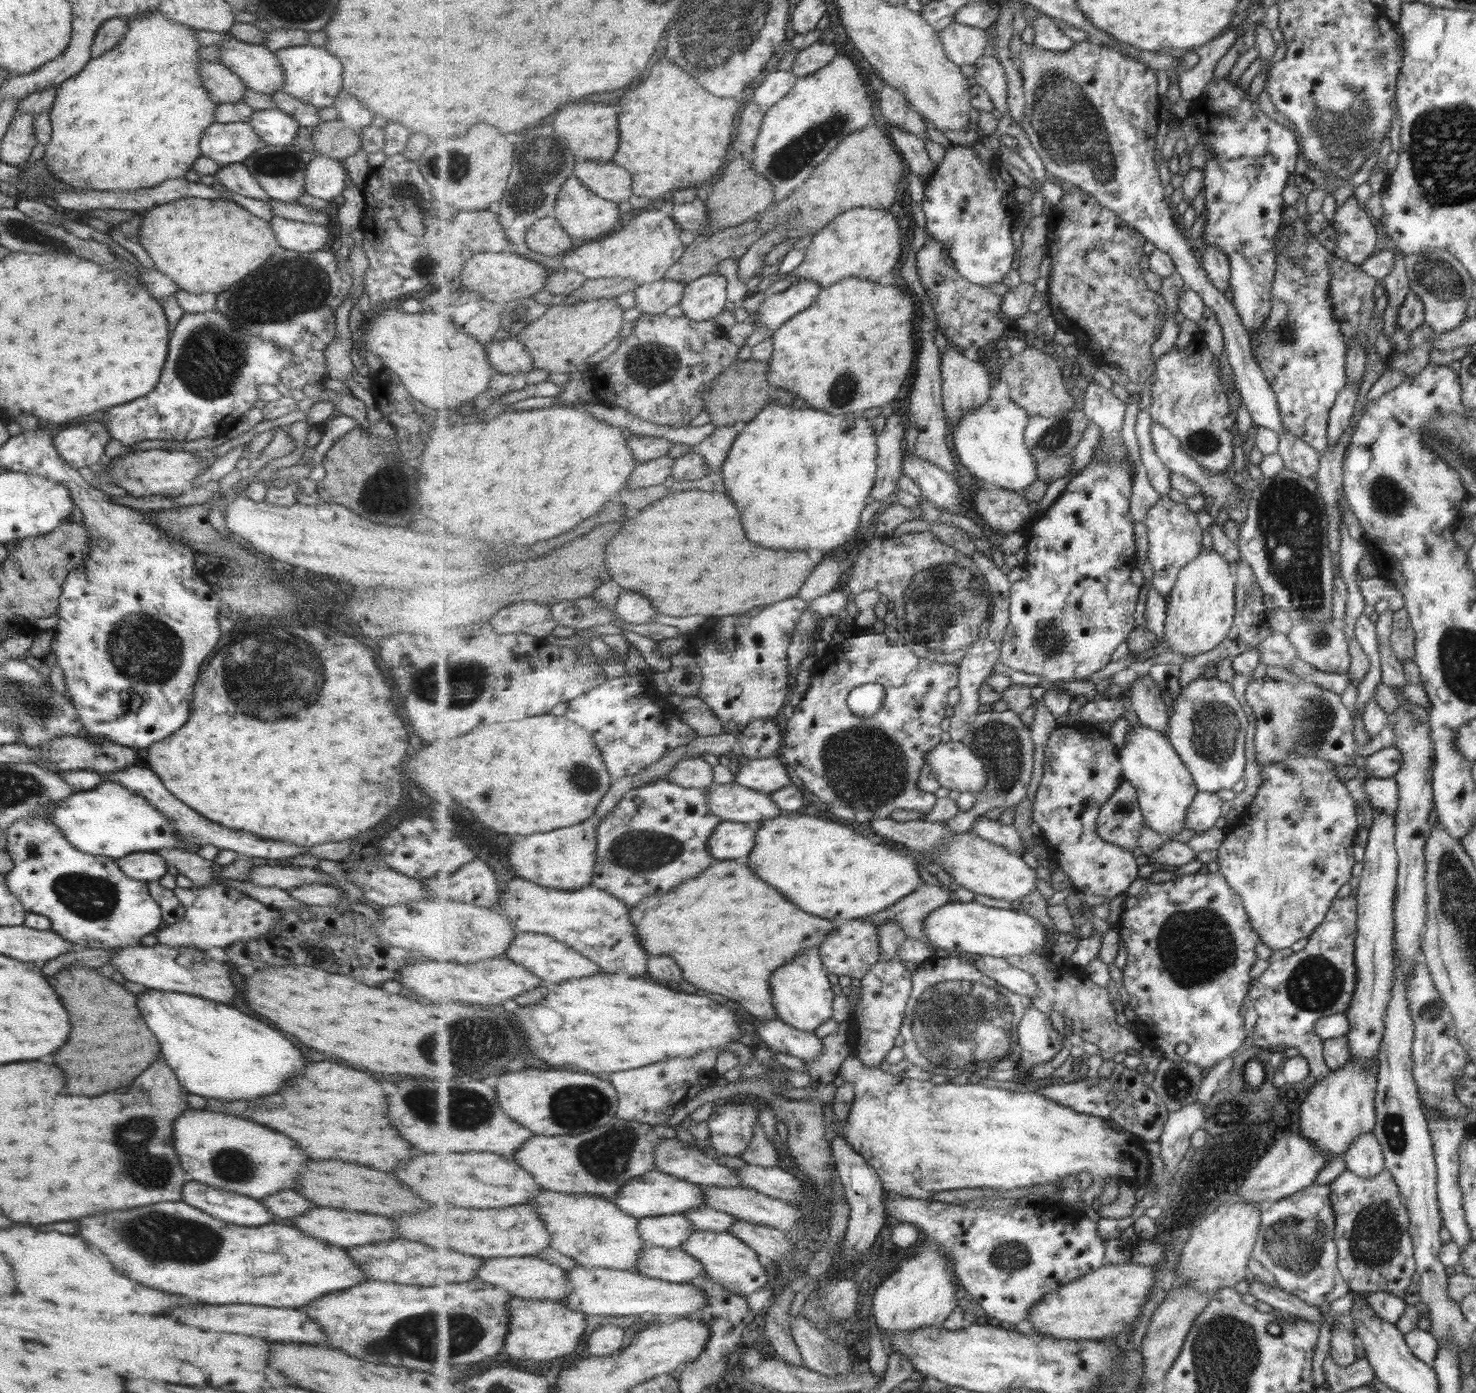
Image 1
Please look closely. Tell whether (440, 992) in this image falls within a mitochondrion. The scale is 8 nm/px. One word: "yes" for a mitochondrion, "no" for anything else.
no

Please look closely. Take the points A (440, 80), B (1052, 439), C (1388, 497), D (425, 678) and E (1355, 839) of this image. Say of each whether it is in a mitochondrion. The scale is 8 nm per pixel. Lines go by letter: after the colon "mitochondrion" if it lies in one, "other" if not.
A: other
B: mitochondrion
C: mitochondrion
D: mitochondrion
E: other

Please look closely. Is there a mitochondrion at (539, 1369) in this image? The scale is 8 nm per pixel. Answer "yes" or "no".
no

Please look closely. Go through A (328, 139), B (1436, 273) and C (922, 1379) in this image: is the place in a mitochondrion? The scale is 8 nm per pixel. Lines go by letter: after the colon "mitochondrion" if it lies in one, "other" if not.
A: other
B: mitochondrion
C: other

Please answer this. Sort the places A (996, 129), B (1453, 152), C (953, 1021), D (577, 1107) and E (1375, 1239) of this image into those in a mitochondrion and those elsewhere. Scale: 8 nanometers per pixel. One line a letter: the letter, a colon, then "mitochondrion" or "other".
A: other
B: mitochondrion
C: mitochondrion
D: mitochondrion
E: mitochondrion

